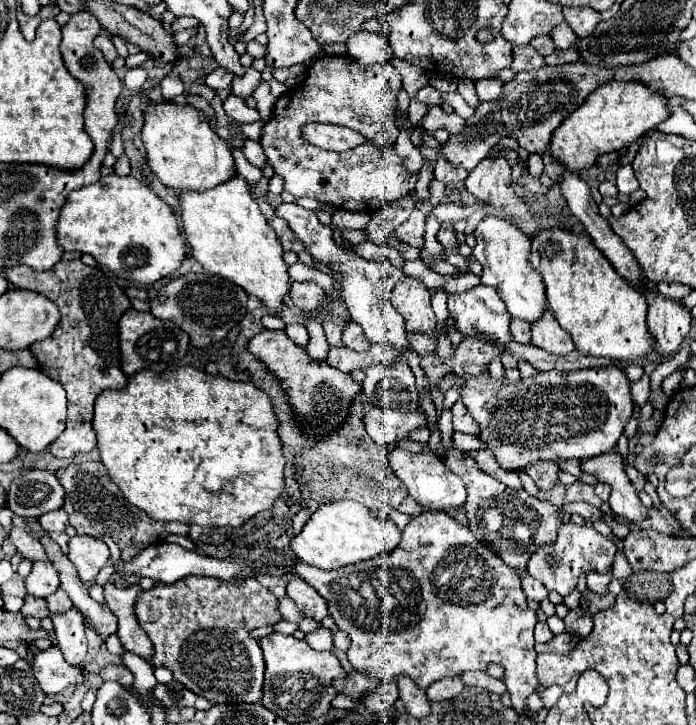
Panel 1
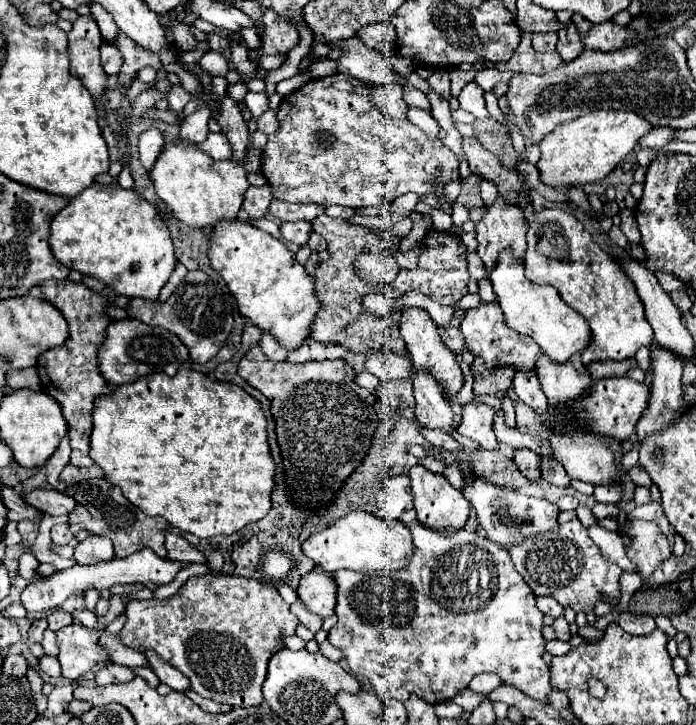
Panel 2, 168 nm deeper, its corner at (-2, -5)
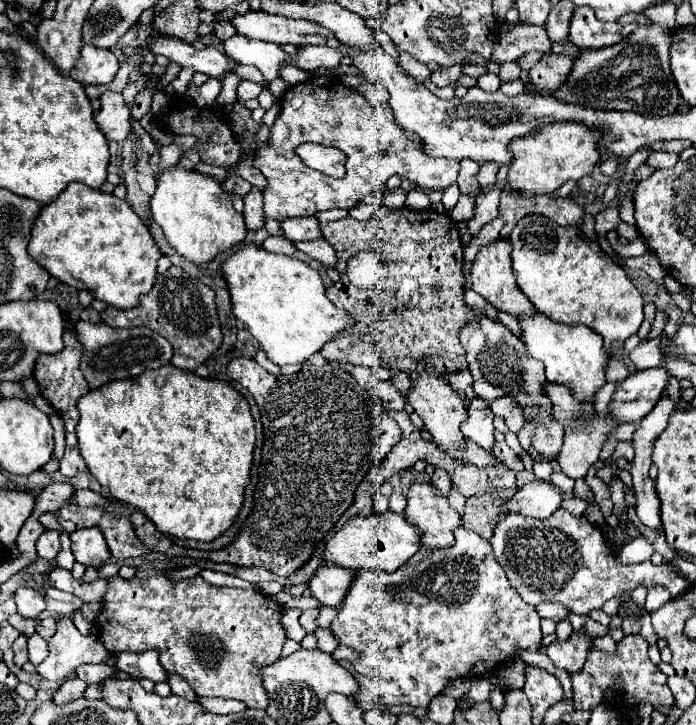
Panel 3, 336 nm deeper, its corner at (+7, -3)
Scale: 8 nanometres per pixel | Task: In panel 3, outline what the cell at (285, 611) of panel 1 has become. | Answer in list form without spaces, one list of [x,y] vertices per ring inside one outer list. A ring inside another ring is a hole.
[[[307,609],[307,611],[303,611],[301,613],[301,617],[299,617],[299,623],[301,623],[301,627],[307,631],[307,633],[313,633],[315,631],[315,617],[319,615],[319,609]]]

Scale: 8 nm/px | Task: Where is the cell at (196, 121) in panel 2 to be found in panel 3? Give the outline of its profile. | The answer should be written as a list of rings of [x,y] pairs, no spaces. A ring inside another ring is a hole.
[[[173,143],[173,145],[167,145],[167,147],[161,147],[159,149],[159,155],[161,155],[161,163],[159,163],[159,171],[163,171],[165,167],[171,167],[171,165],[177,165],[179,159],[183,157],[183,151]]]

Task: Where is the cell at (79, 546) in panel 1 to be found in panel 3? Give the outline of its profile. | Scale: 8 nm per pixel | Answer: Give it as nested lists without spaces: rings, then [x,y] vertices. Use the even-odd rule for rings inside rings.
[[[97,527],[77,529],[71,533],[71,551],[79,563],[93,567],[101,567],[111,557],[105,537]]]

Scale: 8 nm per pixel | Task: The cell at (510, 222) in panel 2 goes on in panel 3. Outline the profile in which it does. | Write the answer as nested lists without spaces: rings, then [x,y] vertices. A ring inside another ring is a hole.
[[[509,239],[491,241],[491,245],[485,245],[483,249],[479,249],[479,253],[473,261],[471,281],[473,281],[471,289],[477,291],[483,299],[487,299],[495,309],[507,311],[515,317],[517,315],[529,315],[535,311],[531,301],[527,301],[525,293],[521,293],[521,289],[515,285],[515,275],[511,269],[511,241]]]

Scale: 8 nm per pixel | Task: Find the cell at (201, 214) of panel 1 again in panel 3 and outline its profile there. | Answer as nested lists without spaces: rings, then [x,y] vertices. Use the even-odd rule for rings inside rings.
[[[243,243],[221,263],[221,273],[229,287],[233,315],[277,365],[307,363],[329,339],[353,325],[353,319],[325,297],[321,275],[295,257],[271,253],[255,243]]]

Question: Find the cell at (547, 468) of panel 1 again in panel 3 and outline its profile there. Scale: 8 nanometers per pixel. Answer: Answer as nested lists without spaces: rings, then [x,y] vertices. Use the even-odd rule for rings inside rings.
[[[495,433],[495,445],[493,445],[493,453],[497,457],[499,463],[503,463],[505,467],[509,467],[511,471],[523,471],[523,463],[521,459],[511,451],[511,447],[505,443],[503,433]]]

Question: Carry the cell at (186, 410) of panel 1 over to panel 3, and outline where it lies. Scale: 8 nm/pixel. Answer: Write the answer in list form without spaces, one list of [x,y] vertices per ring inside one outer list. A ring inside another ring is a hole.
[[[163,365],[155,371],[141,373],[139,377],[131,379],[119,379],[119,381],[109,381],[107,385],[89,391],[87,395],[79,397],[77,409],[81,413],[79,425],[77,425],[77,437],[79,437],[79,451],[81,457],[87,463],[89,473],[101,483],[101,487],[115,499],[129,503],[137,507],[141,513],[145,513],[161,533],[179,537],[179,539],[199,539],[199,541],[213,541],[215,537],[223,535],[227,529],[233,527],[243,501],[245,501],[245,487],[251,481],[251,467],[253,467],[253,451],[255,451],[255,421],[249,411],[249,405],[245,397],[235,391],[229,383],[217,381],[217,379],[203,379],[197,377],[191,371],[181,371],[177,367]]]

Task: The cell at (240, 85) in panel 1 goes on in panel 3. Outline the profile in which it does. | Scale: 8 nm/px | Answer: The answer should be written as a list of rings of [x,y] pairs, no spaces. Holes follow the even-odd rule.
[[[215,23],[215,37],[219,39],[219,41],[227,41],[229,37],[233,37],[237,31],[233,29],[233,25],[231,23]]]

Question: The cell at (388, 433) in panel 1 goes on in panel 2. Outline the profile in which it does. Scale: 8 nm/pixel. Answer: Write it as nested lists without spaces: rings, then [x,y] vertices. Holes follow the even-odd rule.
[[[422,427],[422,429],[420,429],[420,433],[422,433],[422,435],[424,435],[432,445],[442,447],[442,449],[446,449],[446,451],[450,451],[450,453],[456,453],[456,451],[462,451],[462,449],[464,449],[464,445],[462,445],[462,443],[454,441],[454,439],[452,439],[448,433],[444,433],[444,431]]]

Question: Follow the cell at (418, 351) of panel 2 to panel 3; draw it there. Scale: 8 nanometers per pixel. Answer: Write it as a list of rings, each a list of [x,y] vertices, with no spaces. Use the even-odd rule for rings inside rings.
[[[423,367],[417,371],[417,377],[411,381],[411,389],[407,393],[409,405],[419,413],[419,417],[425,421],[425,429],[431,433],[431,439],[443,447],[443,449],[459,449],[465,443],[465,437],[461,433],[461,423],[467,419],[465,403],[463,399],[451,389],[451,385],[445,381],[443,375],[435,373],[431,367]]]

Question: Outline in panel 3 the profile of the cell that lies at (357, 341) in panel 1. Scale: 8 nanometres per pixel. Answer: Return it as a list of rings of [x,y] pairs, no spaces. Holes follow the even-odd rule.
[[[393,371],[391,383],[393,383],[401,393],[407,393],[407,391],[409,391],[409,383],[411,383],[411,377],[409,377],[405,371]]]

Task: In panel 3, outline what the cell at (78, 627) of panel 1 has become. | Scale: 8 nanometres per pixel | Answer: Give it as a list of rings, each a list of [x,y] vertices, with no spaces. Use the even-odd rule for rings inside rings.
[[[71,617],[57,621],[57,631],[49,641],[47,659],[37,665],[37,673],[47,681],[67,679],[79,665],[105,663],[109,659],[107,649],[97,637],[81,635]]]

